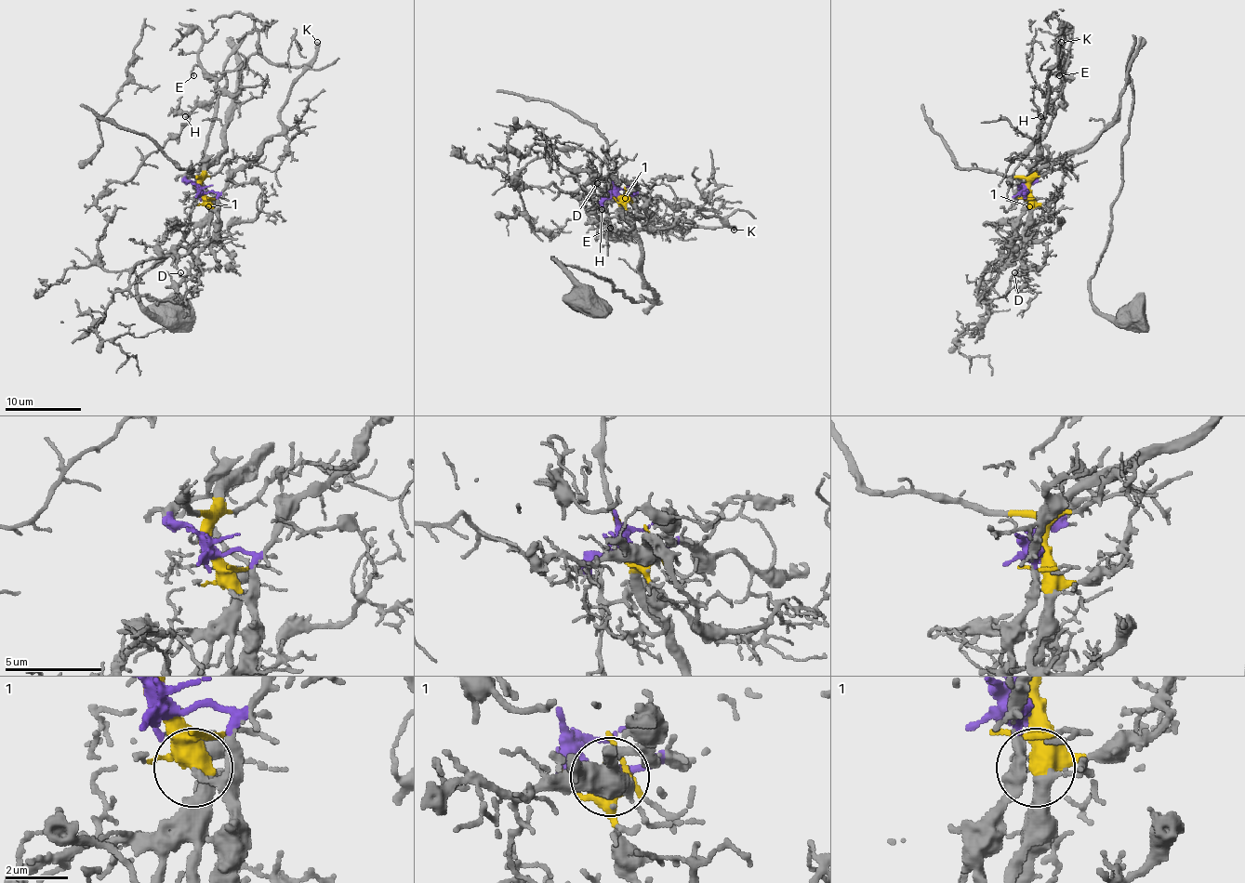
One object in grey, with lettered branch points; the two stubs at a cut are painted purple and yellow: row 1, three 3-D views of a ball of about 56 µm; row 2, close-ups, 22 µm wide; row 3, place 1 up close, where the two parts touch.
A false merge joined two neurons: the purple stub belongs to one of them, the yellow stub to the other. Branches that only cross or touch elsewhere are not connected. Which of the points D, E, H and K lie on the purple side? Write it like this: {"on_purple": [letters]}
{"on_purple": ["E", "H", "K"]}

